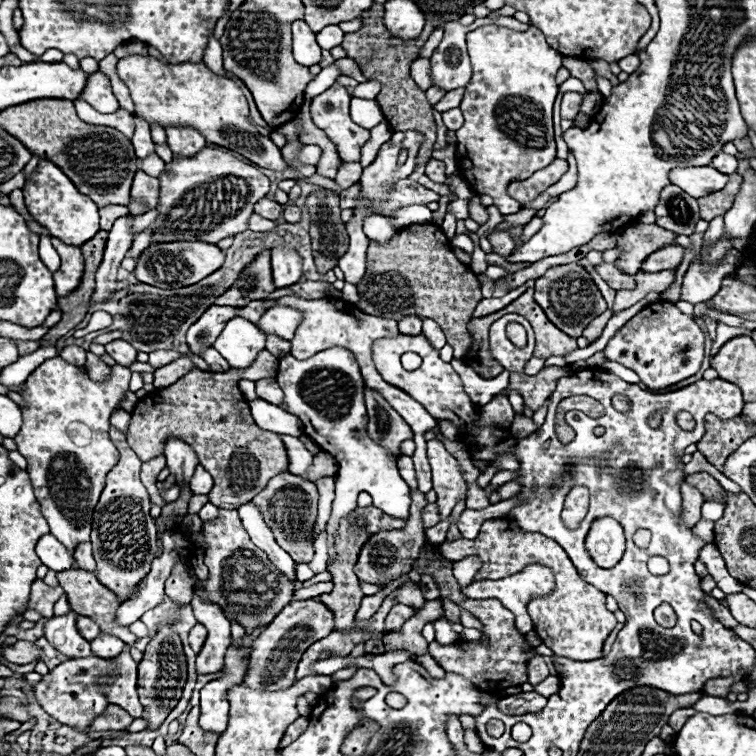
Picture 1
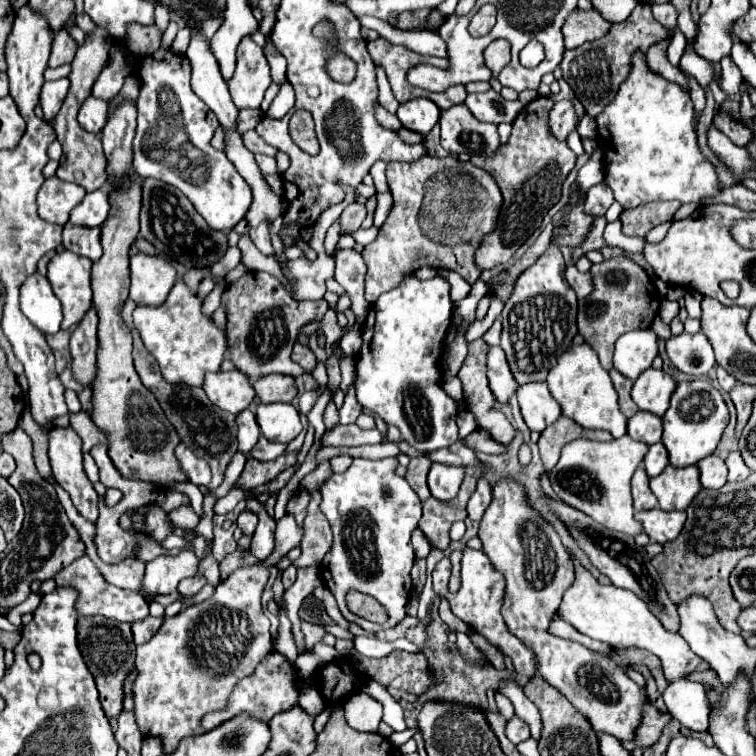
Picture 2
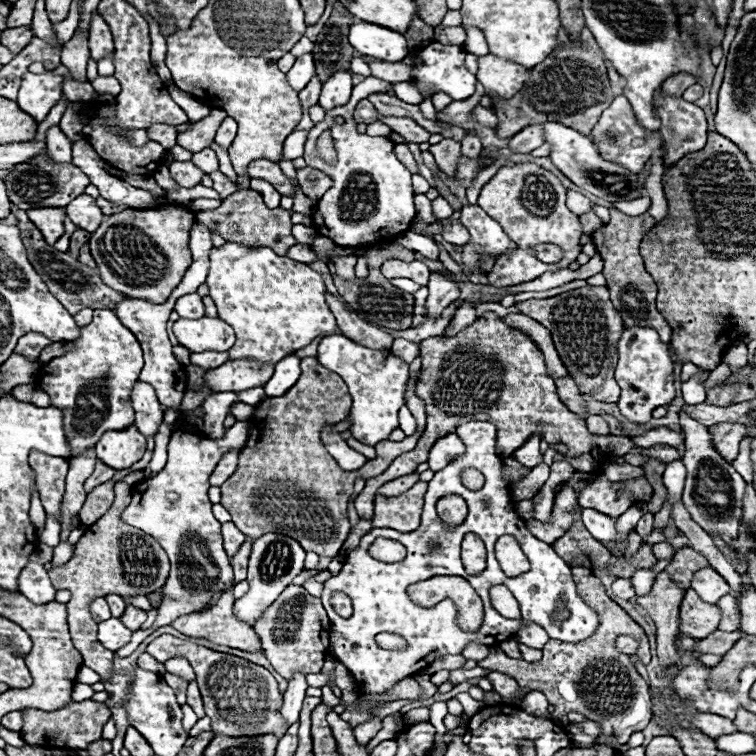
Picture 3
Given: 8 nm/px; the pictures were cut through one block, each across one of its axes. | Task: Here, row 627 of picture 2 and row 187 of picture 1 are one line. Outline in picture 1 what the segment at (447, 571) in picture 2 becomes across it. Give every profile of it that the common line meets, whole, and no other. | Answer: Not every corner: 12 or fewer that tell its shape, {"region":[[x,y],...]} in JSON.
{"region":[[532,24],[468,34],[458,172],[500,214],[556,158],[562,54]]}

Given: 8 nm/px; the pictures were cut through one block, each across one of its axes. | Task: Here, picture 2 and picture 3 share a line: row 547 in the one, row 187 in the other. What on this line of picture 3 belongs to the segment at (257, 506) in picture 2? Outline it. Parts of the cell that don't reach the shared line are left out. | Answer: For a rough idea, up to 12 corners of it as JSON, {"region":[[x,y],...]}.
{"region":[[251,178],[250,188],[268,208],[279,207],[281,194],[270,183]]}

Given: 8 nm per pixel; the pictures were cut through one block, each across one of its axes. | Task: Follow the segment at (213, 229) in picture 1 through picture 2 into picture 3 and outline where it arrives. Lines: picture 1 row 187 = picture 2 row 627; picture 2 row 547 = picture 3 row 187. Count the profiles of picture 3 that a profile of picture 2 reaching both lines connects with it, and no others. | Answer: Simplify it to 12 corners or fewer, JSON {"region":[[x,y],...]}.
{"region":[[250,162],[250,178],[270,182],[280,194],[294,196],[296,186],[278,162]]}

